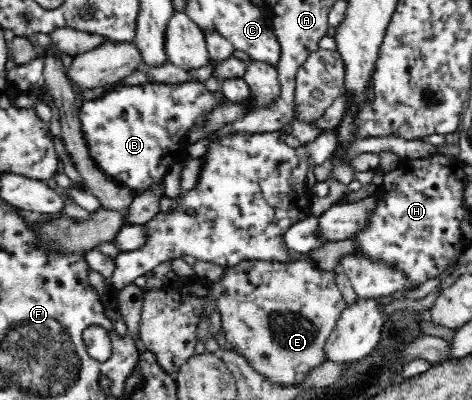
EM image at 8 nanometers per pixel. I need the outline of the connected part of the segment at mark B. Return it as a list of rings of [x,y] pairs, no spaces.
[[[120,80],[119,84],[116,84],[116,86],[112,85],[112,88],[107,90],[106,93],[102,94],[102,96],[96,97],[95,99],[85,100],[82,103],[81,108],[79,108],[78,116],[80,117],[80,126],[83,132],[83,137],[84,137],[84,140],[86,141],[86,146],[88,147],[88,150],[89,150],[89,157],[95,162],[97,167],[100,170],[102,170],[102,172],[105,172],[114,182],[117,182],[121,186],[127,186],[133,192],[135,196],[138,194],[142,194],[142,192],[146,192],[146,190],[148,190],[150,186],[156,186],[156,184],[160,180],[162,180],[162,178],[164,178],[166,174],[168,174],[168,170],[170,170],[170,166],[172,166],[174,162],[179,161],[179,160],[182,161],[187,158],[187,150],[188,150],[188,147],[191,145],[190,143],[188,143],[188,130],[190,130],[190,128],[194,126],[194,122],[196,122],[198,118],[202,118],[202,116],[206,116],[206,114],[208,114],[208,112],[212,112],[212,110],[216,108],[216,106],[224,105],[225,96],[224,96],[224,93],[222,93],[220,88],[218,88],[215,92],[208,91],[208,88],[206,88],[206,86],[204,85],[204,82],[202,83],[202,81],[186,81],[186,82],[181,82],[180,84],[176,83],[176,84],[171,84],[171,85],[166,84],[166,83],[150,83],[150,82],[148,82],[145,85],[122,85],[120,83],[121,81],[122,80]]]

